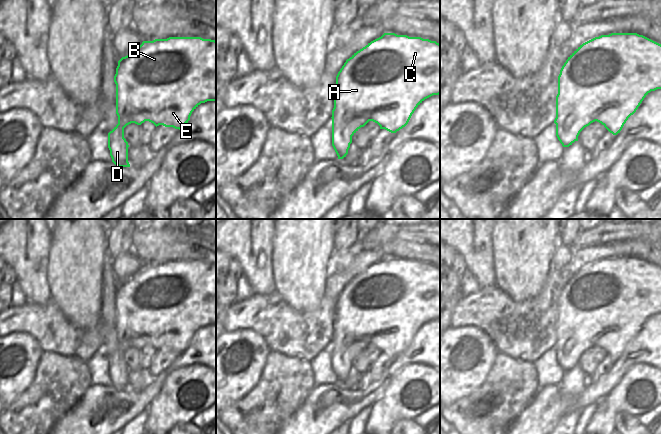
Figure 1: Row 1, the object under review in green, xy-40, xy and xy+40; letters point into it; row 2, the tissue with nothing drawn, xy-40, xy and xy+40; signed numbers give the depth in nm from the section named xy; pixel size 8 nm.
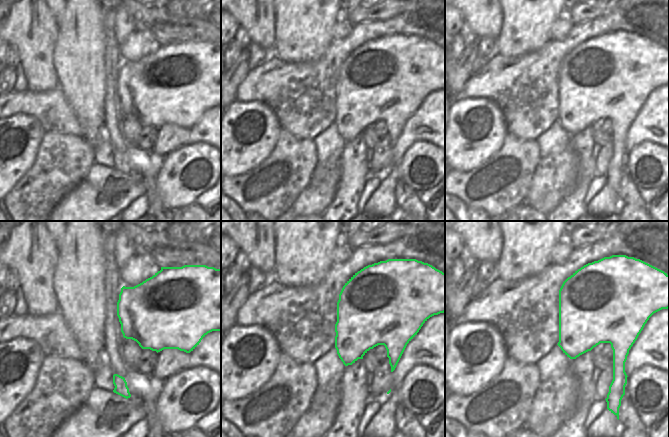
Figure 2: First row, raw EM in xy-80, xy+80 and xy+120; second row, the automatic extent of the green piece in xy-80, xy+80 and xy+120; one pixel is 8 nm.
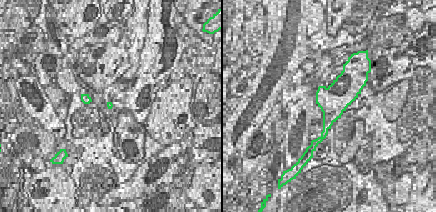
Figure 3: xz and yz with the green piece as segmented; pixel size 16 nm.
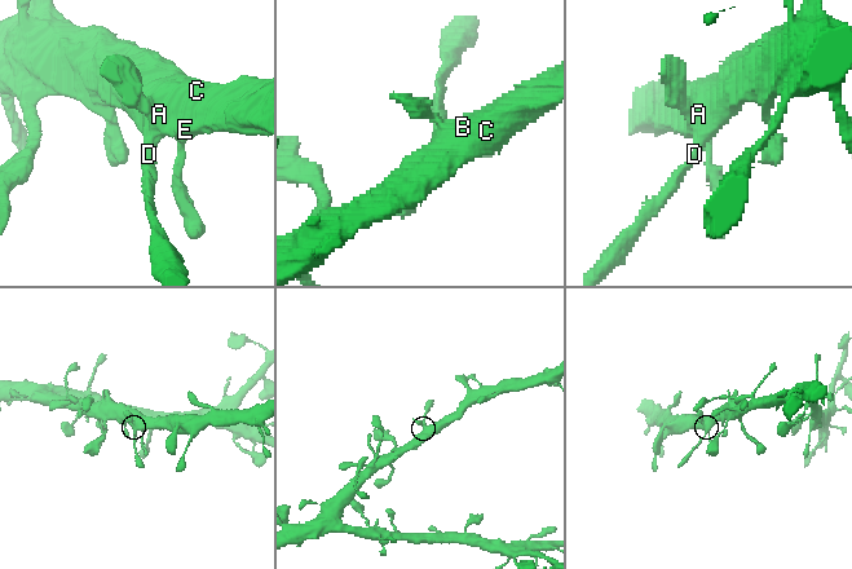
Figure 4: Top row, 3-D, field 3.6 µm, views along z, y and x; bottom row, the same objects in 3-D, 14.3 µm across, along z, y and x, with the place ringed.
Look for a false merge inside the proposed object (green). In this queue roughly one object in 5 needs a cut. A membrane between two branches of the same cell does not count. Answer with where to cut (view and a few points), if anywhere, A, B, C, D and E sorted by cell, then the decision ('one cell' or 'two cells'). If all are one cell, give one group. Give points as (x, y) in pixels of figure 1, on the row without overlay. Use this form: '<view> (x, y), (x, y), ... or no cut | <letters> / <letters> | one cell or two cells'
no cut | A B C D E | one cell

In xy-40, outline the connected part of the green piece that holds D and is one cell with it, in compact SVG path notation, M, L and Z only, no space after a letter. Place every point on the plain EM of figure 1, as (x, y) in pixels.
M169 261L143 265L129 279L118 285L116 298L116 338L118 348L108 357L108 372L112 386L119 391L130 391L128 386L128 366L124 362L124 352L135 347L141 349L145 345L156 351L163 349L181 353L190 344L192 336L207 325L216 325L216 265L201 261Z

